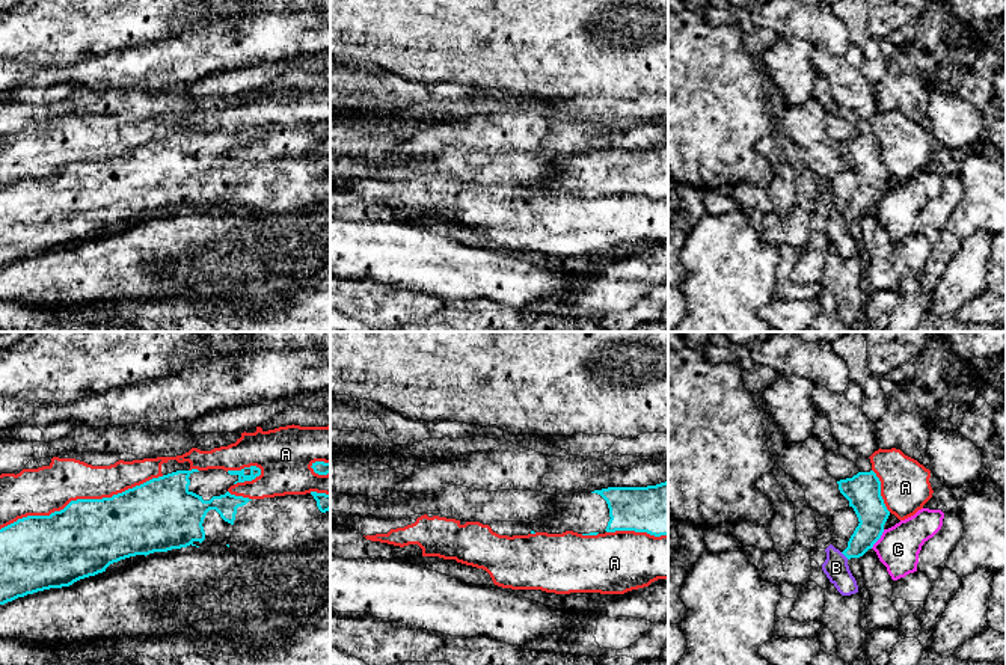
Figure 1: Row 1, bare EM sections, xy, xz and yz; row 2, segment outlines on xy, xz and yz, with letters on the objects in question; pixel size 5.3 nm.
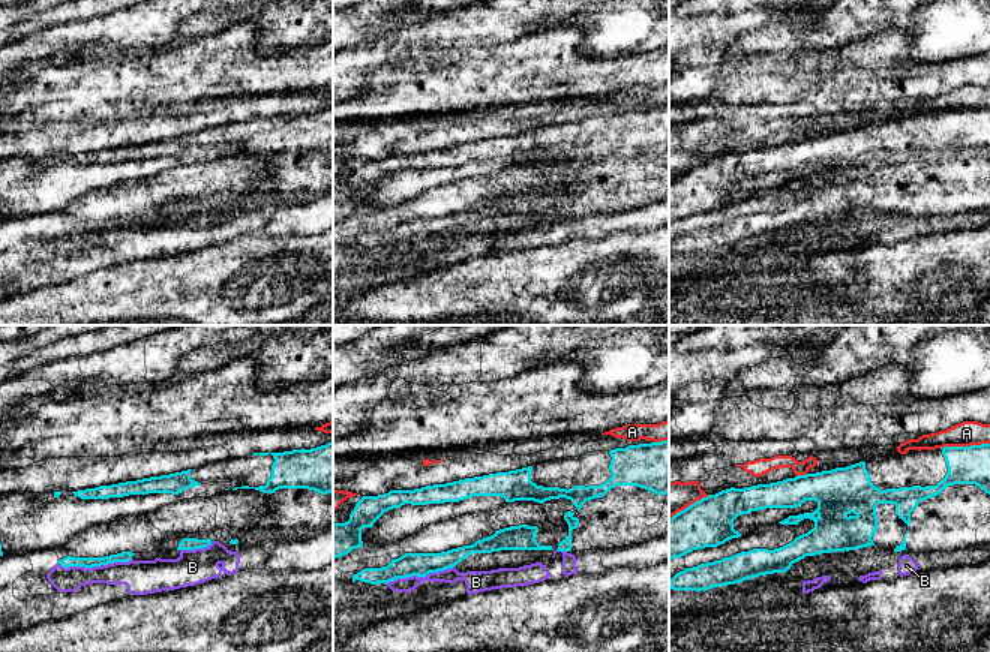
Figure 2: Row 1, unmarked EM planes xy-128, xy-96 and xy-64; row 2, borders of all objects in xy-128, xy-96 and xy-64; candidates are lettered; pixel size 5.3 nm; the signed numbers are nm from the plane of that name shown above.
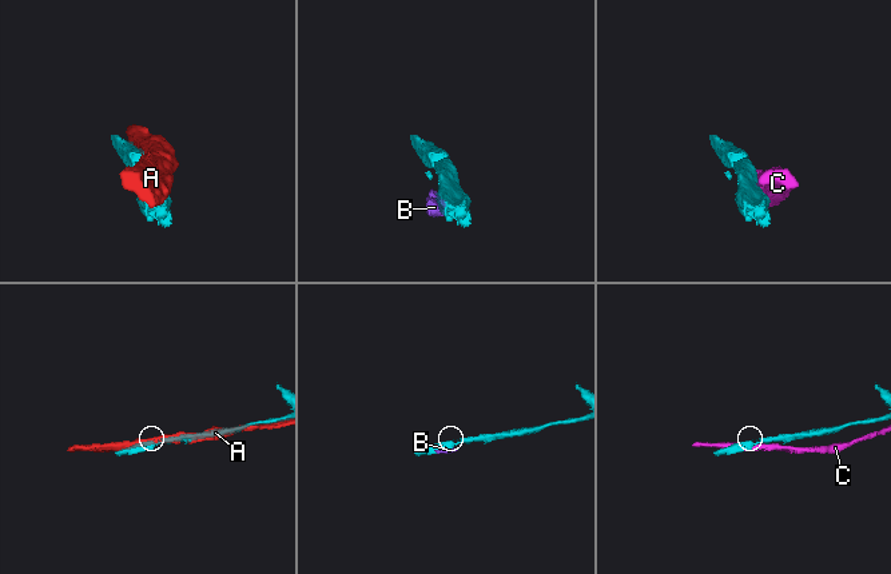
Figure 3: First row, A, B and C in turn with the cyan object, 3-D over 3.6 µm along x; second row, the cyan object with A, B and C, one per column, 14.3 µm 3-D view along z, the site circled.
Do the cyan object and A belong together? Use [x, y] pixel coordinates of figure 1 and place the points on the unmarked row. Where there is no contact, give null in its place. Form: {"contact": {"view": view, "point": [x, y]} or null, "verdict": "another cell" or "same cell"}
{"contact": {"view": "xy", "point": [82, 162]}, "verdict": "another cell"}

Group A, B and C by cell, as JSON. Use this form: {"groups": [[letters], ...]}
{"groups": [["A"], ["B"], ["C"]]}

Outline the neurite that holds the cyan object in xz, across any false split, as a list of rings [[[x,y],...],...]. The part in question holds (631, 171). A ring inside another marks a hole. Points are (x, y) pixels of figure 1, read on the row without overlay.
[[[668,143],[647,149],[608,149],[558,157],[555,173],[532,182],[531,196],[573,193],[597,198],[615,193],[668,198]]]

